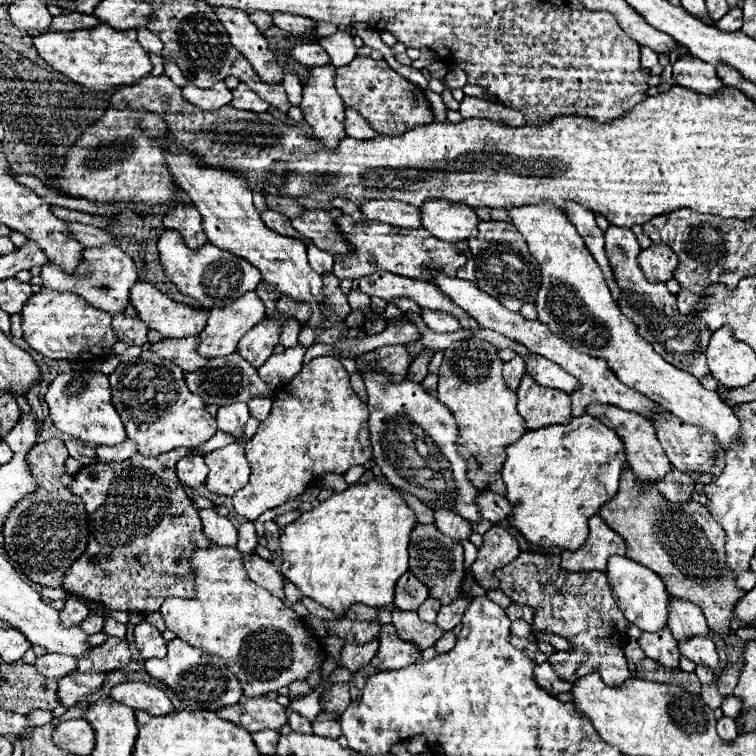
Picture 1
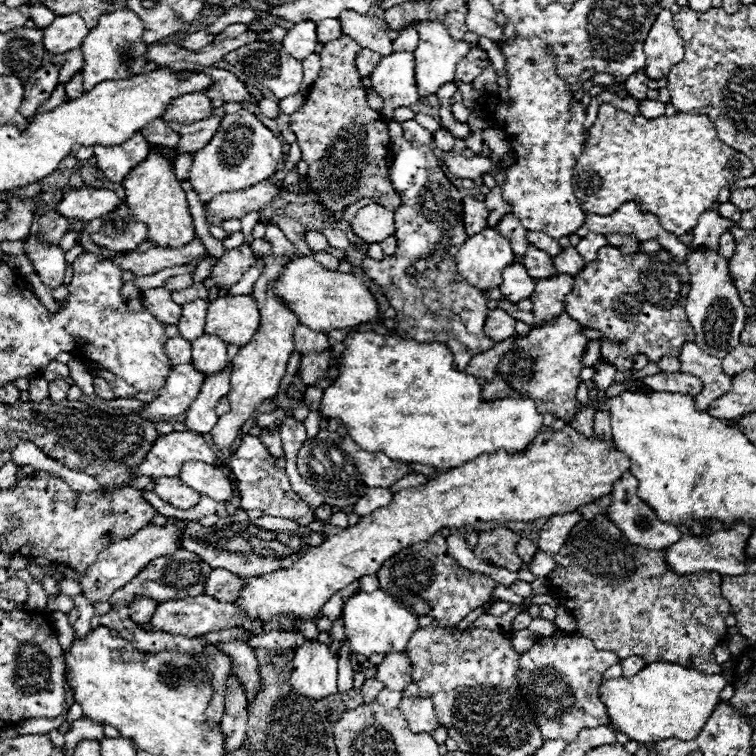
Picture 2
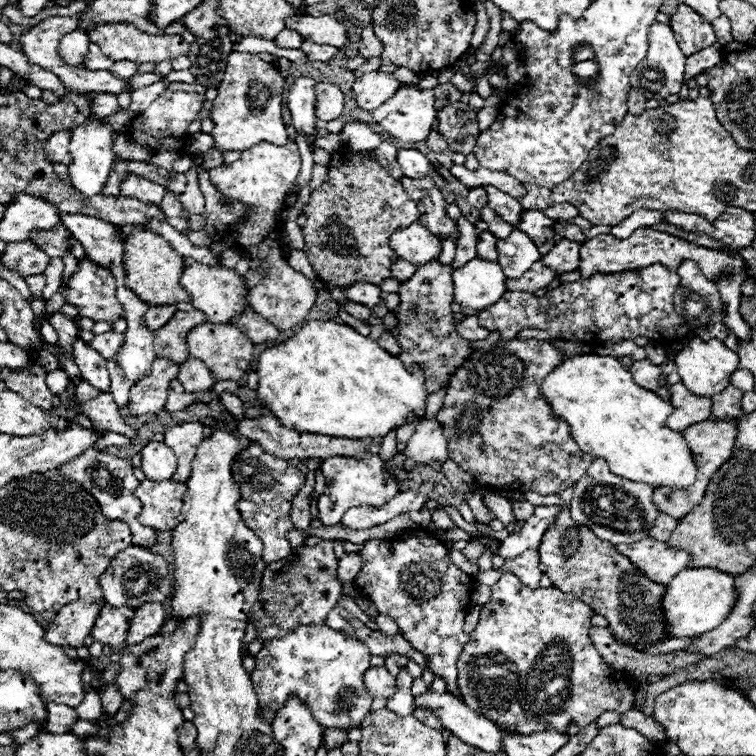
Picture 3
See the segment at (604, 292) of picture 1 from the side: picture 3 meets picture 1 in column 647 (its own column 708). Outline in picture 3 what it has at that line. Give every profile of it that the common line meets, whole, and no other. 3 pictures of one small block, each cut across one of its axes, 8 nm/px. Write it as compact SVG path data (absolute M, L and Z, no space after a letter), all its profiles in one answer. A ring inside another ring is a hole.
M700 338L690 340L688 346L676 354L674 362L678 366L682 382L696 396L714 396L722 392L730 384L730 374L738 370L738 354L726 348L718 338L712 338L708 342L702 342Z

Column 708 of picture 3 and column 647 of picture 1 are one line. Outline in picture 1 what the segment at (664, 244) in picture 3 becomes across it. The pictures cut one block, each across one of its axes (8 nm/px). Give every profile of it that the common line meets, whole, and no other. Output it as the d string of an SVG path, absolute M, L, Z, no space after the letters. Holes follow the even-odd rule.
M652 244L650 248L640 252L638 264L644 270L644 276L648 276L648 280L666 282L674 276L674 270L678 268L678 258L668 246Z

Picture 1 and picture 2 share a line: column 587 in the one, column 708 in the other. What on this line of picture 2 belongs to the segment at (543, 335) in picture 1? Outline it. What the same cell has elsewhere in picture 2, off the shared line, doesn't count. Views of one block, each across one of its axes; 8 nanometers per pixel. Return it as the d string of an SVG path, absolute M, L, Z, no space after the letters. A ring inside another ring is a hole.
M686 342L682 346L682 356L678 360L680 372L698 376L704 382L704 390L694 398L698 408L704 412L718 396L726 394L732 388L732 376L724 374L722 360L702 352L694 342Z

